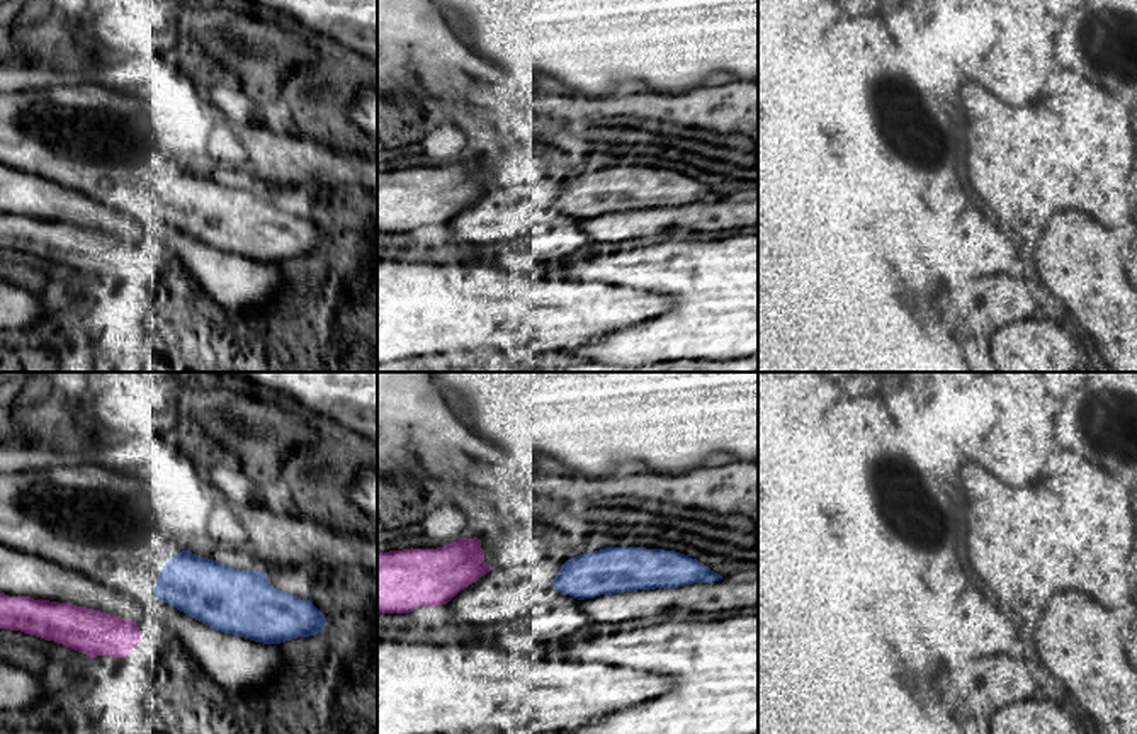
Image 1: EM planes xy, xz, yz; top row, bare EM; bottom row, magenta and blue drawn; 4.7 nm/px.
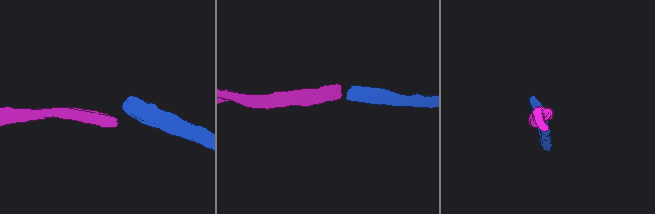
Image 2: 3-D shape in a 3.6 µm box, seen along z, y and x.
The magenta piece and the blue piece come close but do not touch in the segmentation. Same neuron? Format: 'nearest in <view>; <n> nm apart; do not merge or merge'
nearest in xy; 160 nm apart; do not merge

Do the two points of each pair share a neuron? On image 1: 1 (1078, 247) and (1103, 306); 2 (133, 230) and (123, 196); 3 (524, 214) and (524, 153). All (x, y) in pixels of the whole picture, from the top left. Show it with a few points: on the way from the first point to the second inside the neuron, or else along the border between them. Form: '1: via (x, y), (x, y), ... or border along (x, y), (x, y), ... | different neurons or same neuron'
1: via (1081, 262), (1098, 291) | same neuron
2: border along (90, 199), (138, 220) | different neurons
3: border along (520, 182), (493, 187) | different neurons

